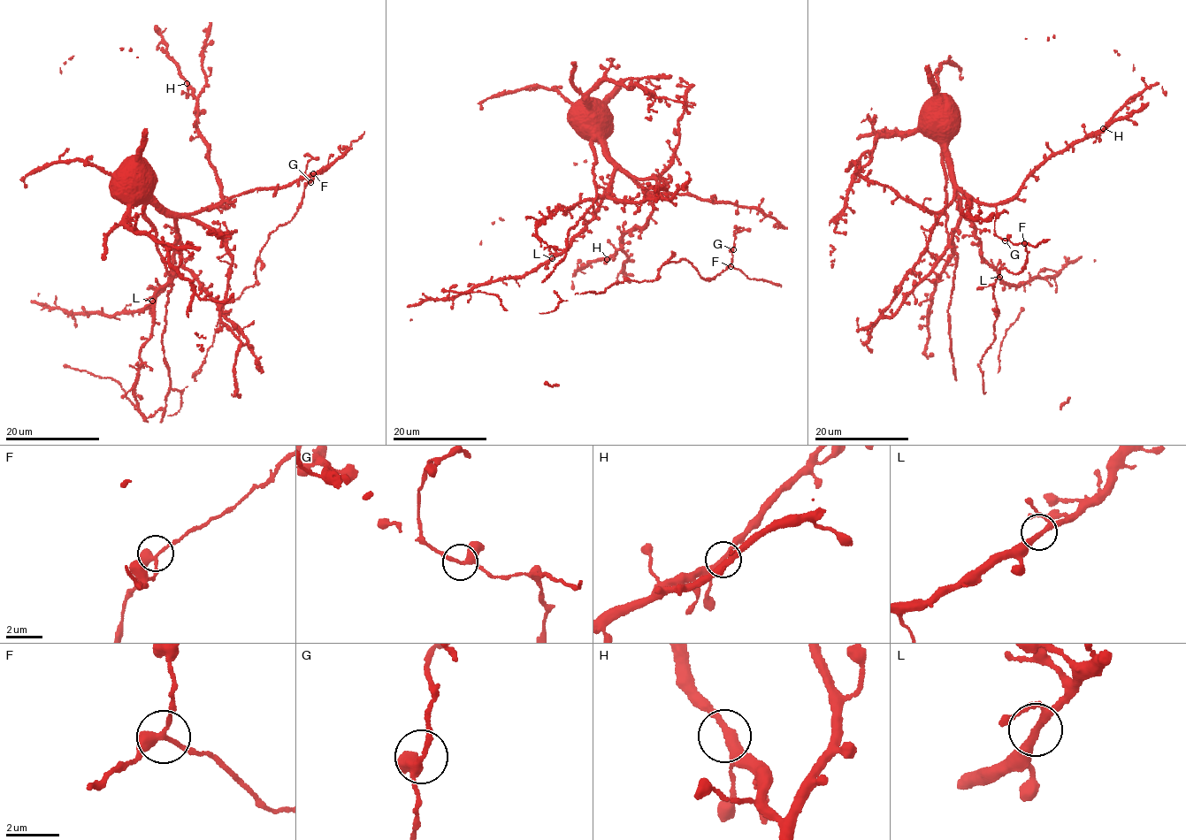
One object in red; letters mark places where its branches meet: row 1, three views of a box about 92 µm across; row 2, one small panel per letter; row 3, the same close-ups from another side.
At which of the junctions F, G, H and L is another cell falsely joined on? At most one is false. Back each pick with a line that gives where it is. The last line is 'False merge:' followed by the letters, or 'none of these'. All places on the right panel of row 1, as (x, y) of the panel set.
False merge: none of these

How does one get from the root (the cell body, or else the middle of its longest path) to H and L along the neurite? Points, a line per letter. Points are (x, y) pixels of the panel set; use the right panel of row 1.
H: (928, 113), (950, 137), (954, 182), (990, 204), (1007, 203), (1054, 153), (1103, 128)
L: (928, 113), (946, 157), (960, 210), (973, 225), (975, 238), (979, 240), (981, 259), (999, 277)

